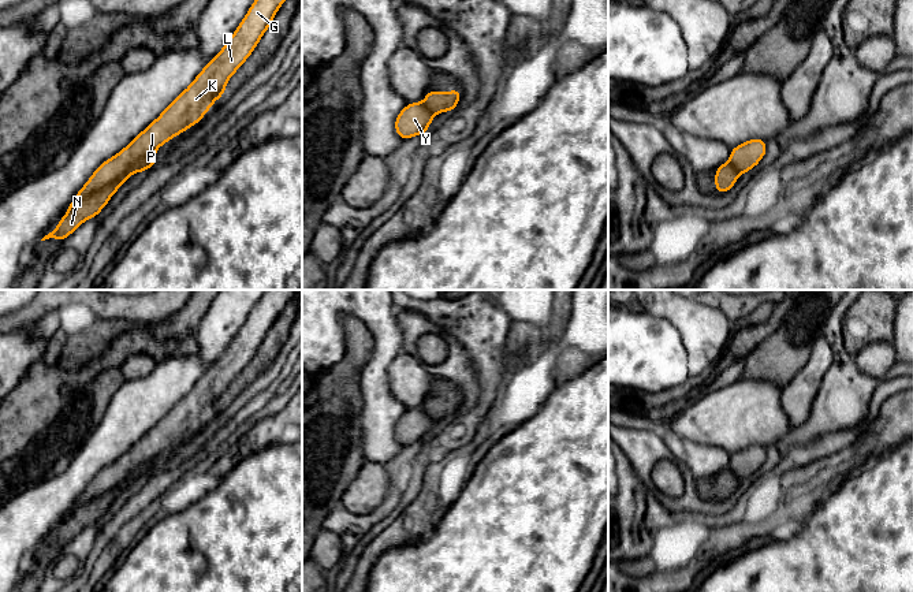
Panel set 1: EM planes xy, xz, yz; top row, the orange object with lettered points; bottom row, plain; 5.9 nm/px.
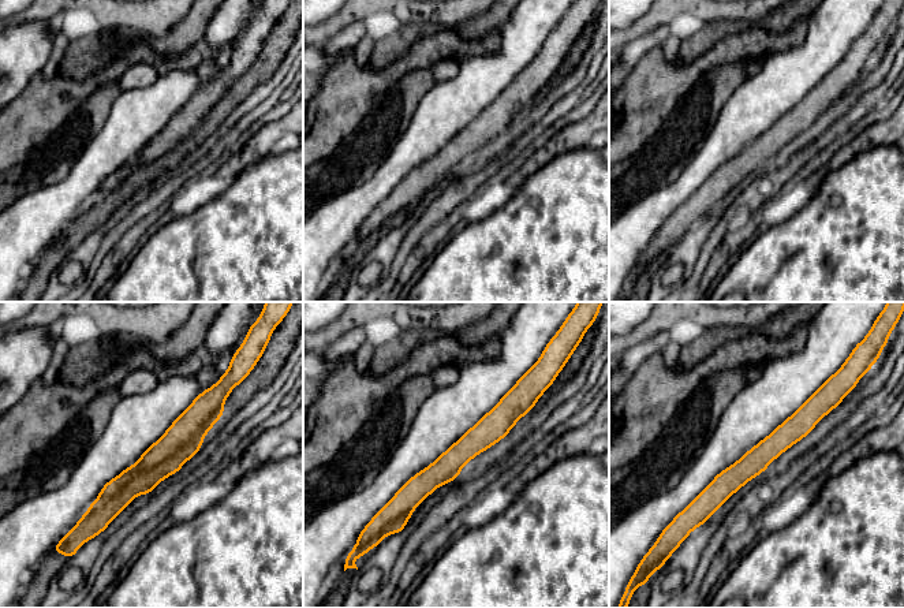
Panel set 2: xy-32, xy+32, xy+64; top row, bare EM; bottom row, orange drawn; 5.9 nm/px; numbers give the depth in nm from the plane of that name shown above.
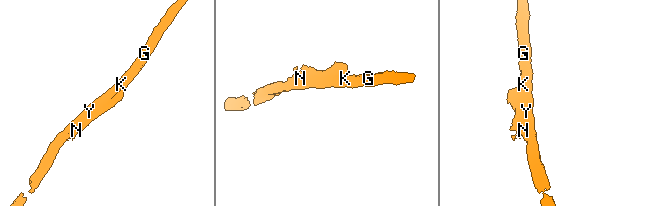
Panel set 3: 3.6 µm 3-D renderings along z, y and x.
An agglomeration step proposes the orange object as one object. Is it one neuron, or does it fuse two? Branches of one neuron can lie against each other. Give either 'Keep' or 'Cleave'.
Cleave

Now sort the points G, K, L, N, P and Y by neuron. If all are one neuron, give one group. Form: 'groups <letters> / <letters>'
groups G K L P Y / N

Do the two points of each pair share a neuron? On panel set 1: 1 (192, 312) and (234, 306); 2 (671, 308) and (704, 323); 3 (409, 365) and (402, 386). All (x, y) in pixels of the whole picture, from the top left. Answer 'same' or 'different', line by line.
1: different
2: same
3: same

